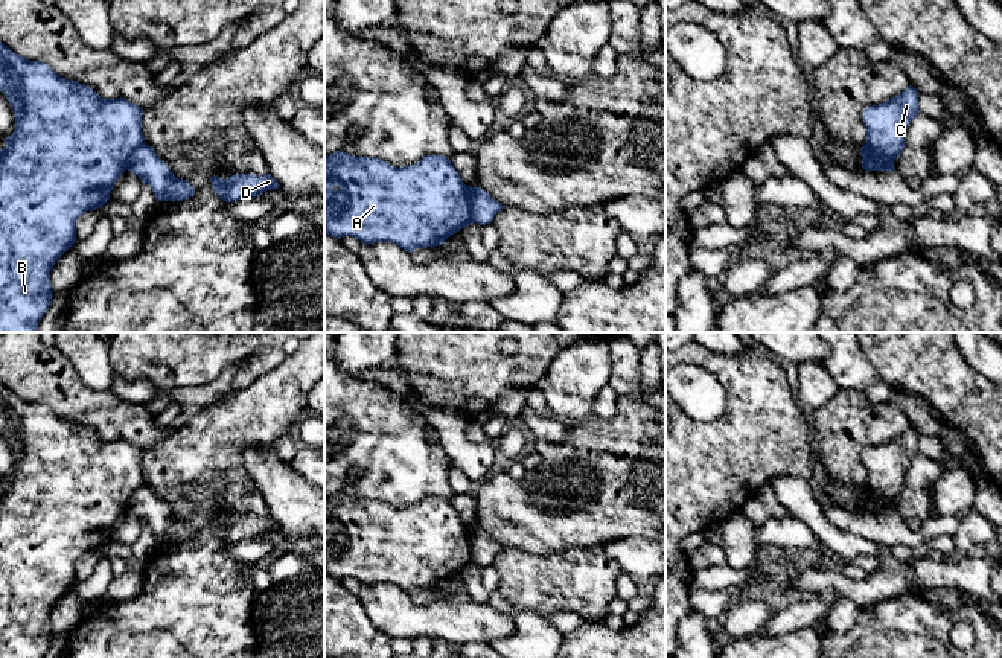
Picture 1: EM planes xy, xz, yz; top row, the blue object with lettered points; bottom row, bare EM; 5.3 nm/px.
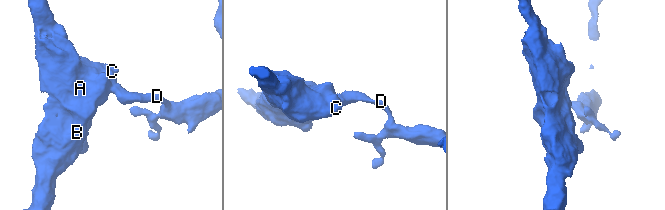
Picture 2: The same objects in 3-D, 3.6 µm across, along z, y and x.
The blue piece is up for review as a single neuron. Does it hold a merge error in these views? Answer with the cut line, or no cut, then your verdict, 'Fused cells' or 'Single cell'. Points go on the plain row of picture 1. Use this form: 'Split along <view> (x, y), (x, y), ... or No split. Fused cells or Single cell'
Split along xz (469, 529), (474, 562). Fused cells

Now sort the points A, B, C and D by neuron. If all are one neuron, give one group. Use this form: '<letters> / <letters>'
A B C / D

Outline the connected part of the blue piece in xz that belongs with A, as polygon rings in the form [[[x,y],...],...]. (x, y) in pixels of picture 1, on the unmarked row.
[[[344,492],[324,497],[324,576],[353,577],[362,585],[393,583],[408,594],[443,586],[461,570],[474,565],[471,529],[463,524],[451,501],[426,497],[411,507],[396,509],[379,500],[355,498]]]

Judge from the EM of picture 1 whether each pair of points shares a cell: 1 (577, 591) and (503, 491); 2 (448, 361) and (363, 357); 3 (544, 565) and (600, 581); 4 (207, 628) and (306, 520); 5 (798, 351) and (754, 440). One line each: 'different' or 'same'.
1: different
2: different
3: same
4: different
5: different

